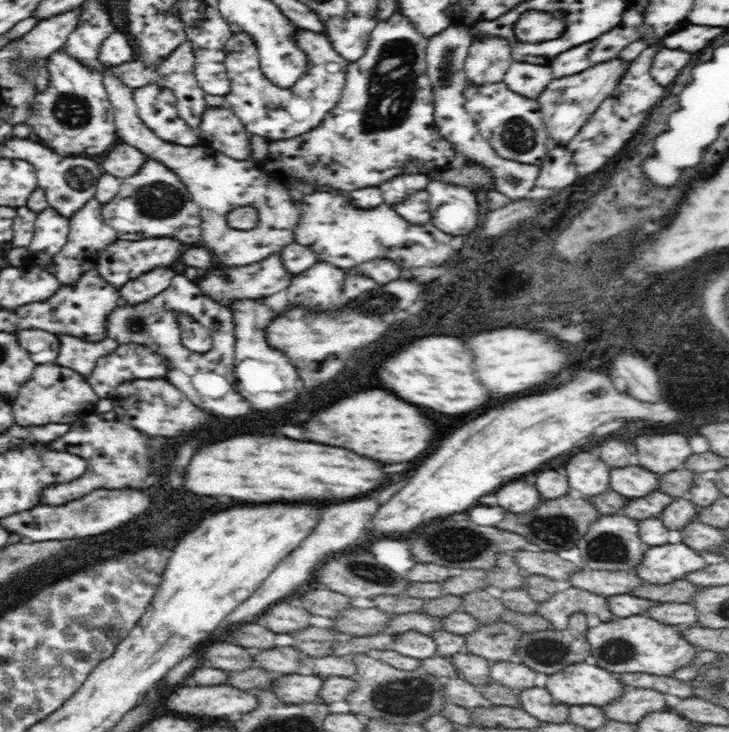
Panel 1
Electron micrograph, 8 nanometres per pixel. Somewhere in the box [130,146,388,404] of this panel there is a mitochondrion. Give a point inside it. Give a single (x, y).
(161, 200)

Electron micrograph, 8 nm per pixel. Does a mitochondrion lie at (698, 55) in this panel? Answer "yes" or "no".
no

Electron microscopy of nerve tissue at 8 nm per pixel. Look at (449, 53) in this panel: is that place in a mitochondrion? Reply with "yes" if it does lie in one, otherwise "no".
yes

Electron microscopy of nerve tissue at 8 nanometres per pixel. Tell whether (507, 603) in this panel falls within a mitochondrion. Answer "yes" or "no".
no

